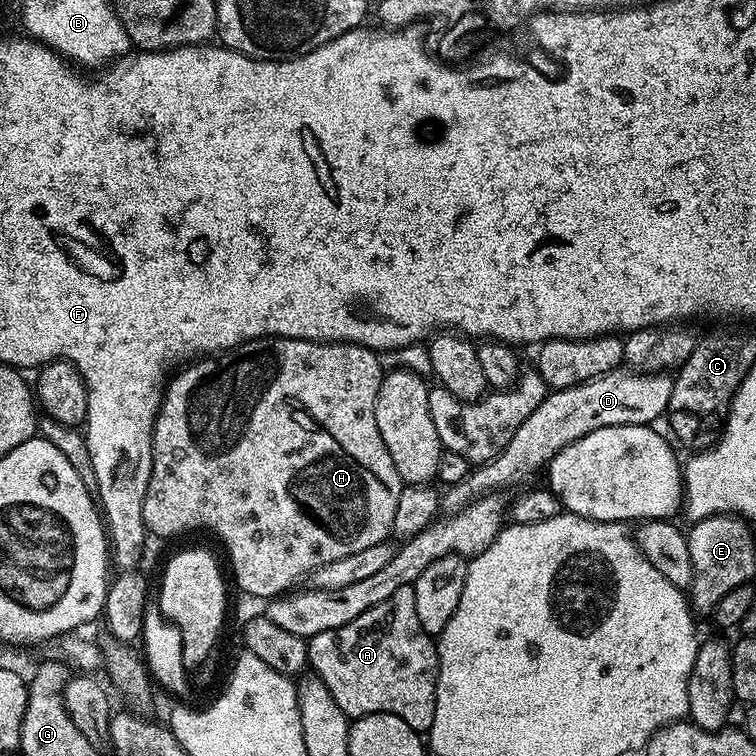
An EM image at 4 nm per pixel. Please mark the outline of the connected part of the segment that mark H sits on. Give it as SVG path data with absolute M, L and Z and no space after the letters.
M264 336L261 340L248 340L237 348L229 348L227 352L212 354L192 363L196 362L182 369L169 384L167 381L152 425L152 473L142 506L144 527L151 535L153 532L156 536L176 536L191 528L209 528L216 532L232 559L237 586L248 596L267 598L279 597L295 589L295 584L303 576L311 577L327 564L358 554L358 550L366 550L366 546L374 546L393 535L402 481L394 466L394 458L390 458L390 450L386 450L386 442L382 442L382 434L378 434L376 399L382 367L381 357L373 349L363 348L360 344Z

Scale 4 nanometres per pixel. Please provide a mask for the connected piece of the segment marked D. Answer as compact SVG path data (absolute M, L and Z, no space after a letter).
M621 366L578 386L549 391L538 410L534 410L534 414L530 414L530 418L518 426L514 438L495 458L469 471L465 480L451 485L443 493L443 511L448 511L448 514L463 512L481 497L500 490L496 488L508 488L534 475L554 458L554 454L558 454L558 450L594 430L627 424L651 425L656 422L652 420L659 416L661 419L668 411L670 394L673 393L672 381L673 377L664 370L633 370Z

